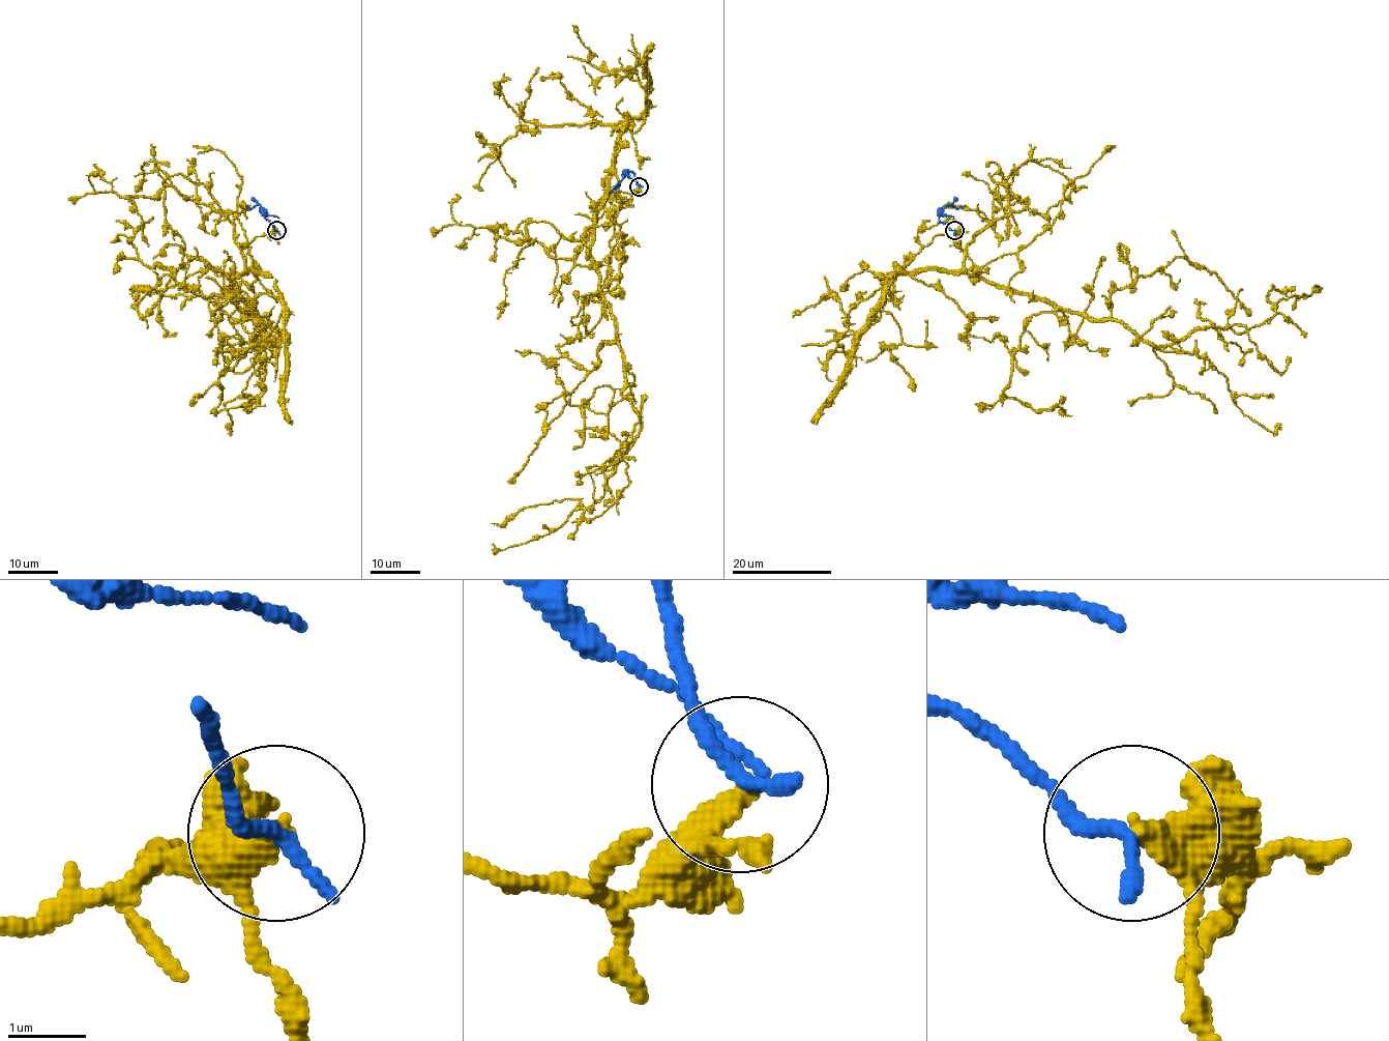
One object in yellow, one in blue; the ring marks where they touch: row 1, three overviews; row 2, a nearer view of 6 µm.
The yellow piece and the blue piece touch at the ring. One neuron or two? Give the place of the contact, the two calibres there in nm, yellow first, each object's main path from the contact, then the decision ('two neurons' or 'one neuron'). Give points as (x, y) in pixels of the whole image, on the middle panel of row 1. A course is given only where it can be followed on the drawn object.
(639, 186) | 440/240 nm | yellow via (639, 186), (604, 194), (590, 249), (640, 433), (597, 500), (547, 535), (504, 549), (493, 543) | blue via (639, 186), (634, 175), (627, 171), (609, 194) | two neurons

